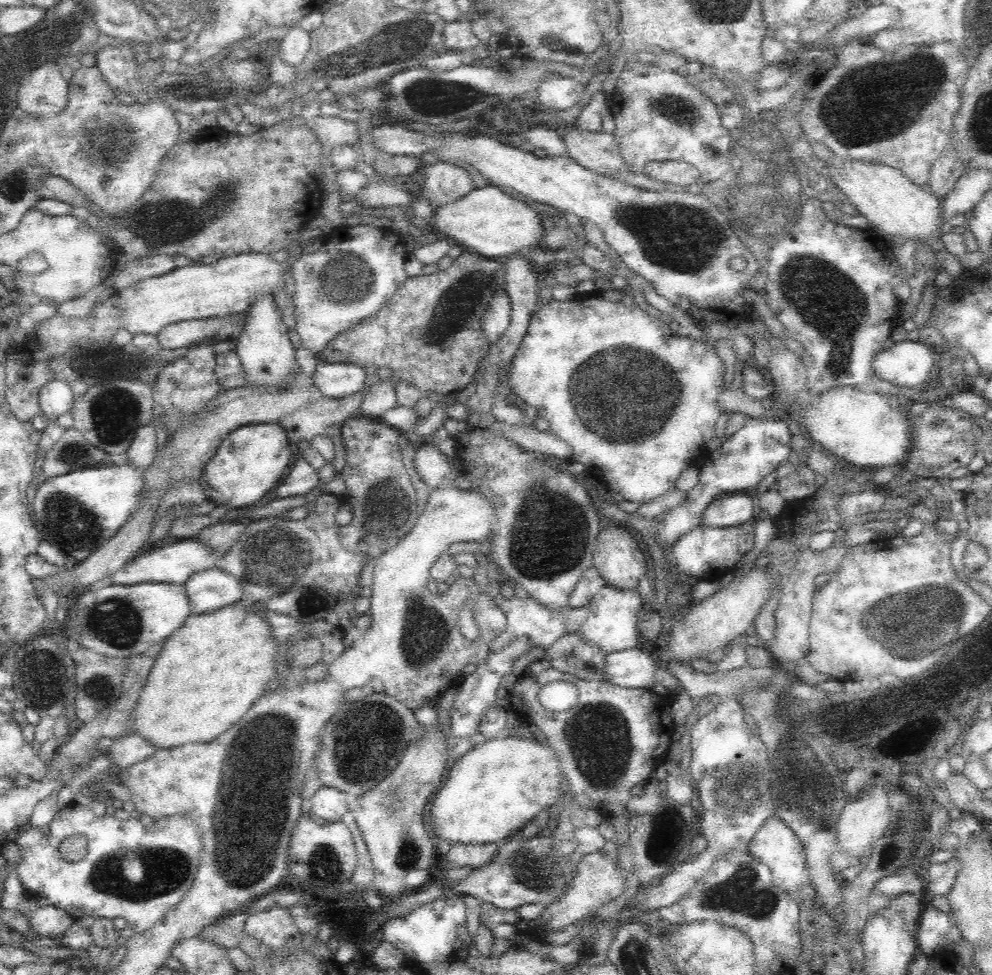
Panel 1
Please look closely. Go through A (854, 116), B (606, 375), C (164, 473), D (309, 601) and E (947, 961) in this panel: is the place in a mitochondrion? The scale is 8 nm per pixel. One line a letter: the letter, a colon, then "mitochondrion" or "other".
A: mitochondrion
B: mitochondrion
C: other
D: mitochondrion
E: other

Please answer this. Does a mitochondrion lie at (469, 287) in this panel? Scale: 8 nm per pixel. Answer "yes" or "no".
yes

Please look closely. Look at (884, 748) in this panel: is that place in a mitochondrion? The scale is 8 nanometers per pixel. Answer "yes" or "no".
no

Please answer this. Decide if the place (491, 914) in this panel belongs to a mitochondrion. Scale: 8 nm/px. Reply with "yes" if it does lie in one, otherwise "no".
no

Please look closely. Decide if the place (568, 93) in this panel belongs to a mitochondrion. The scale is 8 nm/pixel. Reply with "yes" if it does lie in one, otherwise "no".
no

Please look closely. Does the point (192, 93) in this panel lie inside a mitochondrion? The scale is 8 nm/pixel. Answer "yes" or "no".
no

